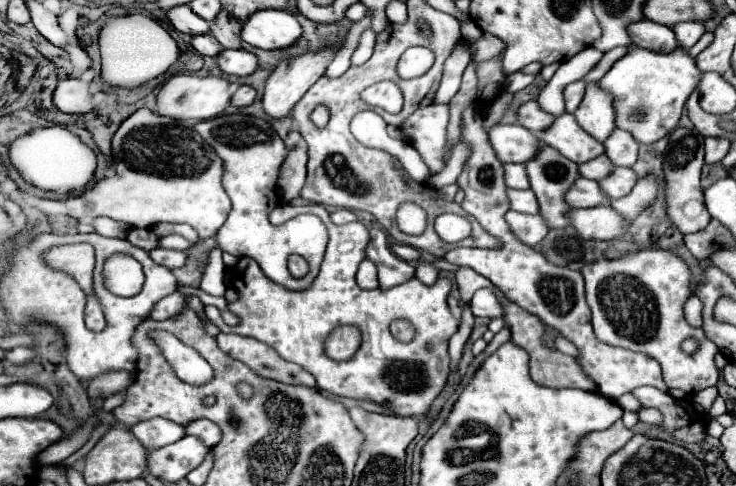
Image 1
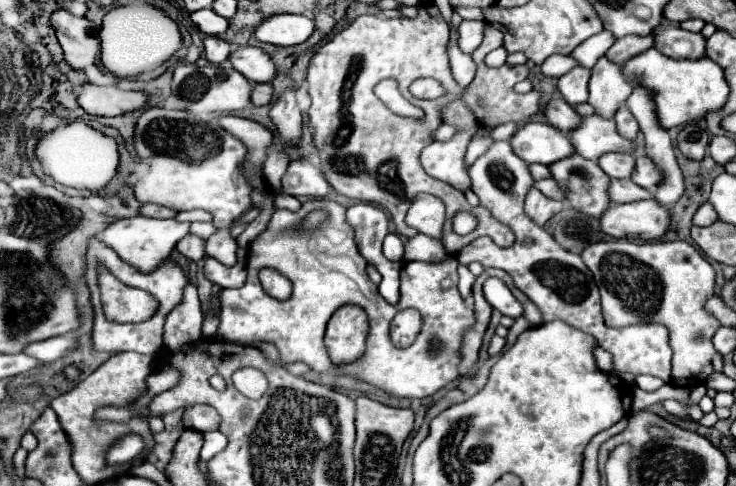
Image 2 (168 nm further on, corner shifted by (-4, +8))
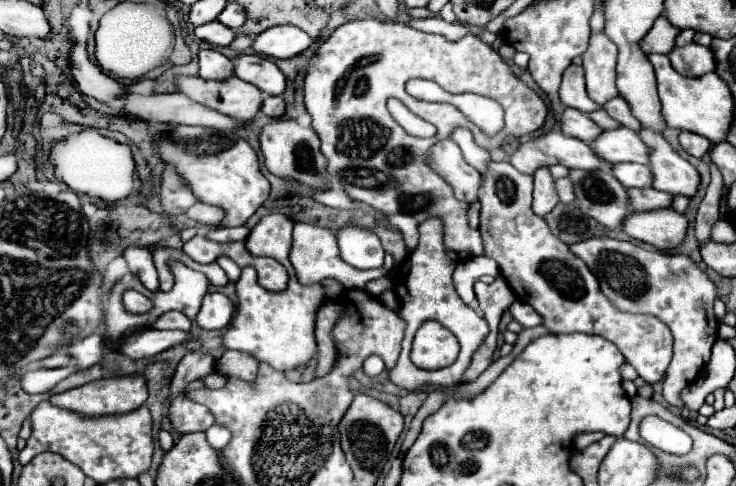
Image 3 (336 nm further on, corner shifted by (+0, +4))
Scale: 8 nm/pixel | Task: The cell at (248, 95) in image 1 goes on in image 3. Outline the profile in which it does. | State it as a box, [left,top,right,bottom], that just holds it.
[260,95,284,117]

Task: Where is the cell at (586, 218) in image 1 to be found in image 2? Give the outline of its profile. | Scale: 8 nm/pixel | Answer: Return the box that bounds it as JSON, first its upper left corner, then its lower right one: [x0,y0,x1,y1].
[600,201,670,239]

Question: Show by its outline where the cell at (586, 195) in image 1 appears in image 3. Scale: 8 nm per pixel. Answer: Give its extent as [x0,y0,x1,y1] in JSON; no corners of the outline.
[626,187,670,211]

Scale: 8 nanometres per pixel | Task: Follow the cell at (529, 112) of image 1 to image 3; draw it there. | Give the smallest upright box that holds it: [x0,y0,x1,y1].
[558,107,602,143]

